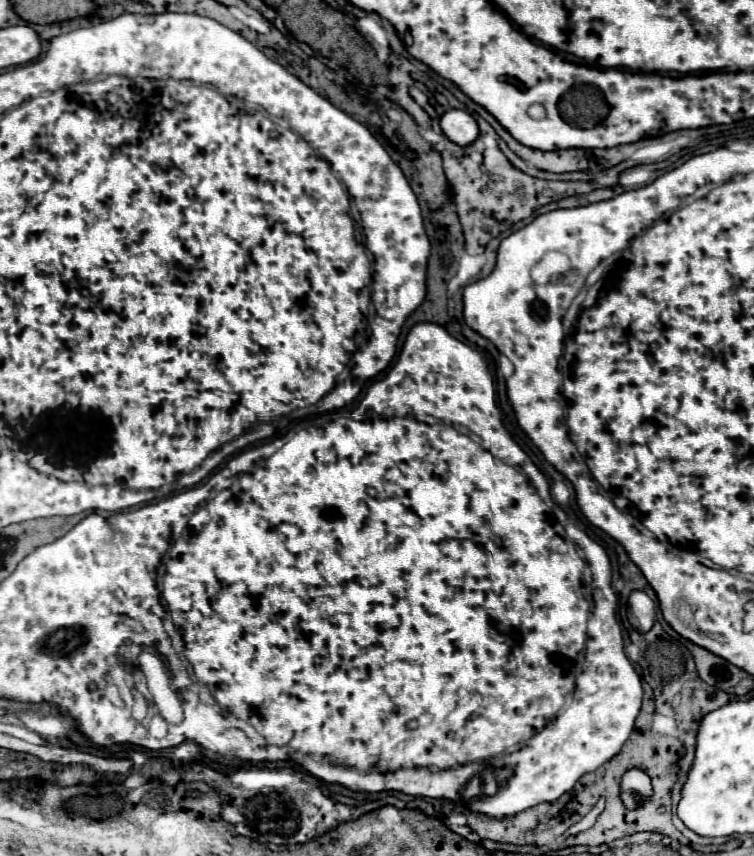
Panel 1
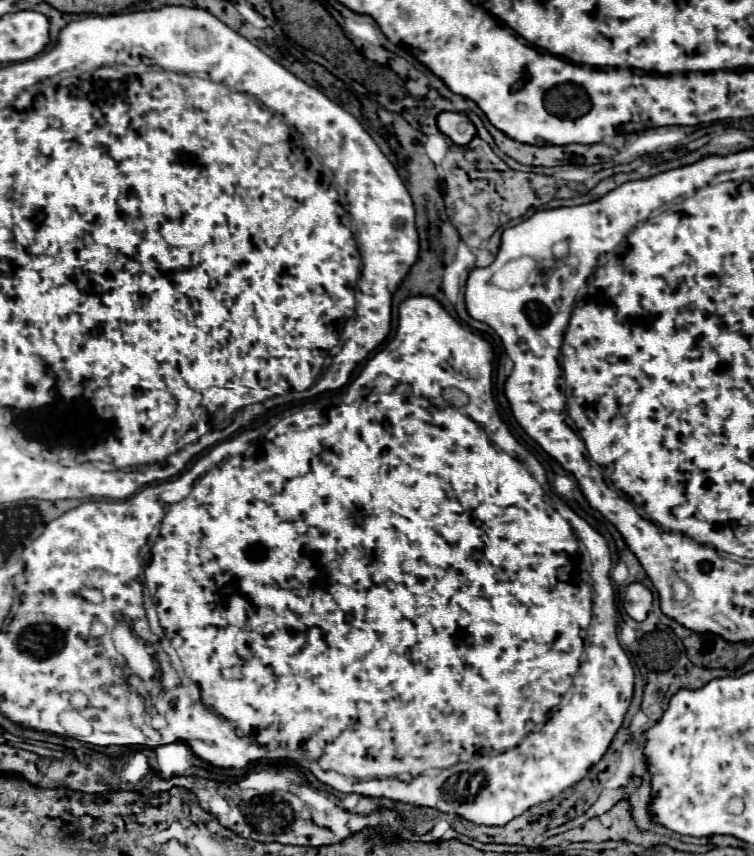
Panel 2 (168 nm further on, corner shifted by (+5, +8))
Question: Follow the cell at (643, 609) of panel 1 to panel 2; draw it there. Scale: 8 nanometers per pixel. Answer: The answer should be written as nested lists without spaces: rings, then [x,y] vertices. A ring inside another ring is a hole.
[[[641,583],[627,585],[623,607],[631,619],[645,621],[649,609],[651,609],[651,603],[653,603],[653,595],[645,585],[641,585]]]

